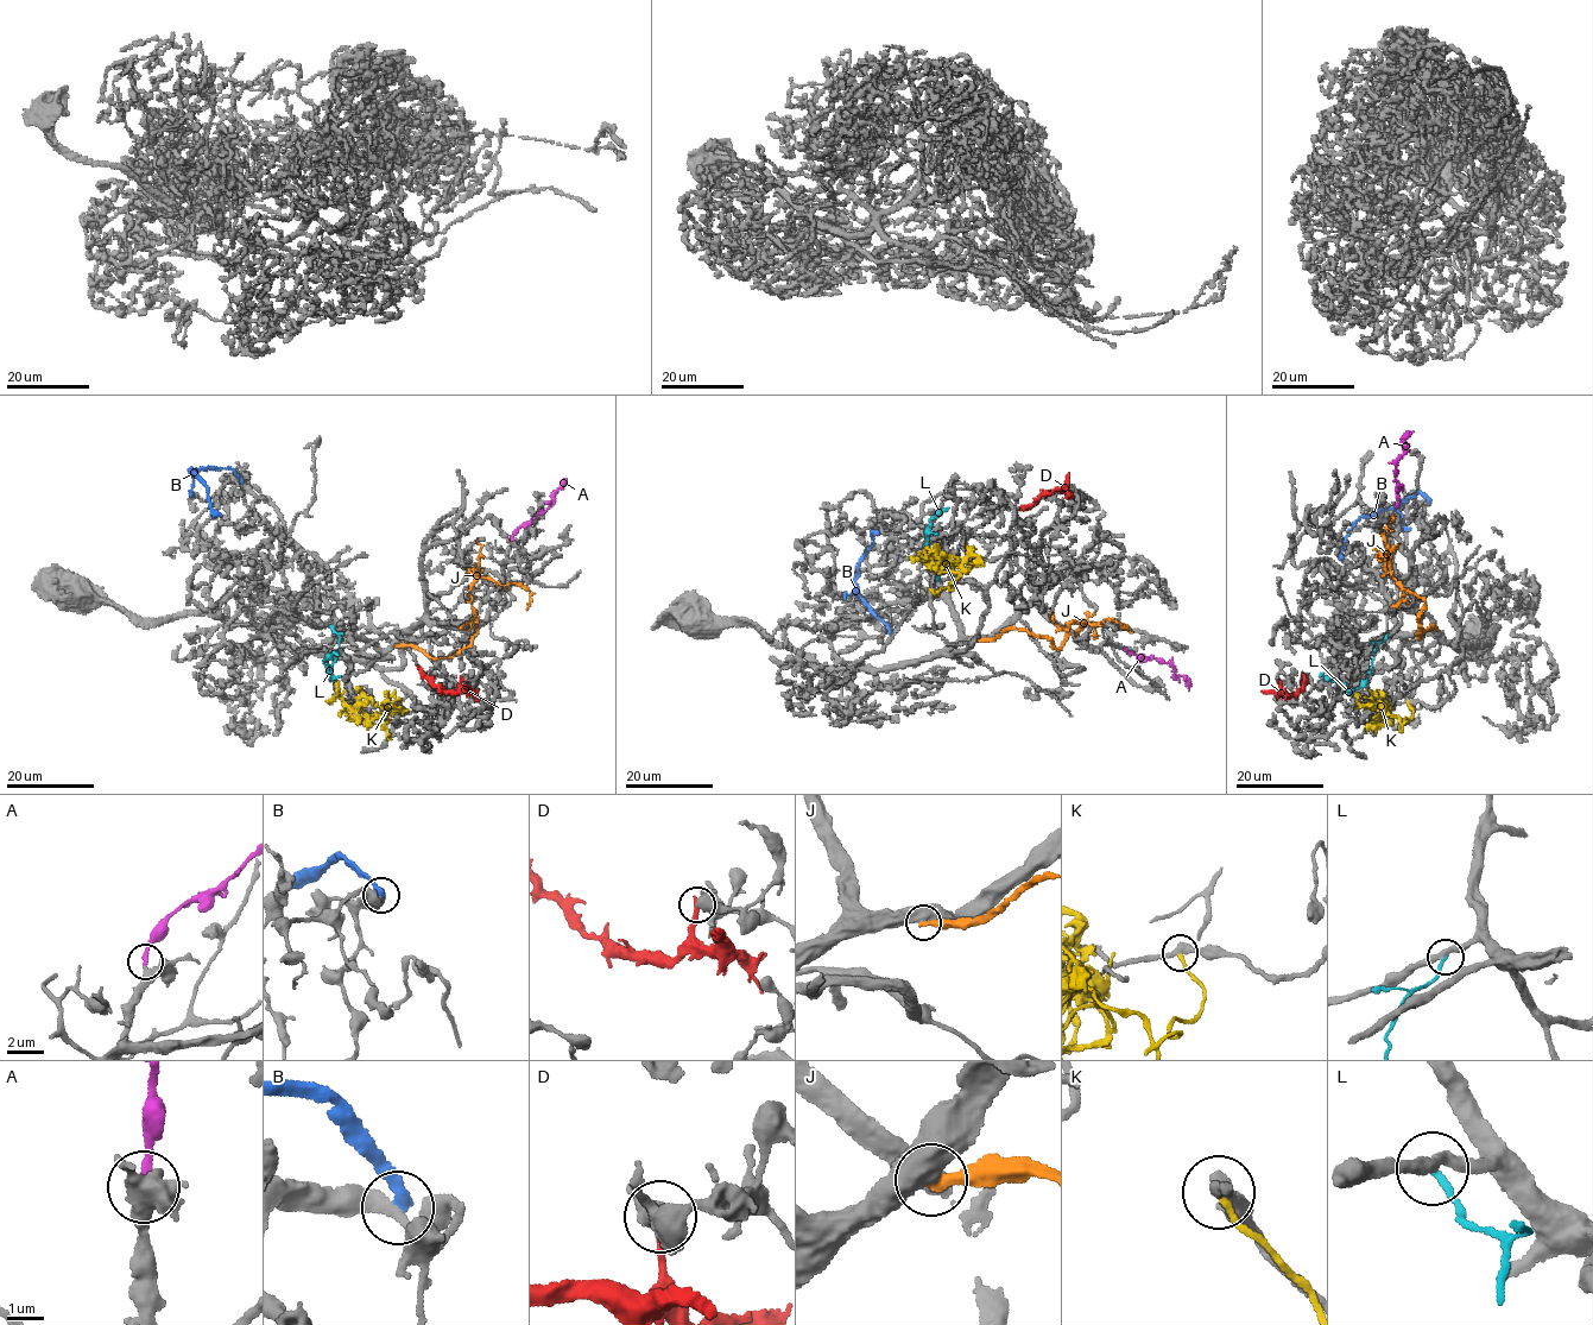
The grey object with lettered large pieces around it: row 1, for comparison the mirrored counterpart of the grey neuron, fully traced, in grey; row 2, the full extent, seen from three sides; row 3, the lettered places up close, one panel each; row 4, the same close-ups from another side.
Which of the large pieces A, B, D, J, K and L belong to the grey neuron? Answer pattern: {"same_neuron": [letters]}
{"same_neuron": ["A"]}

